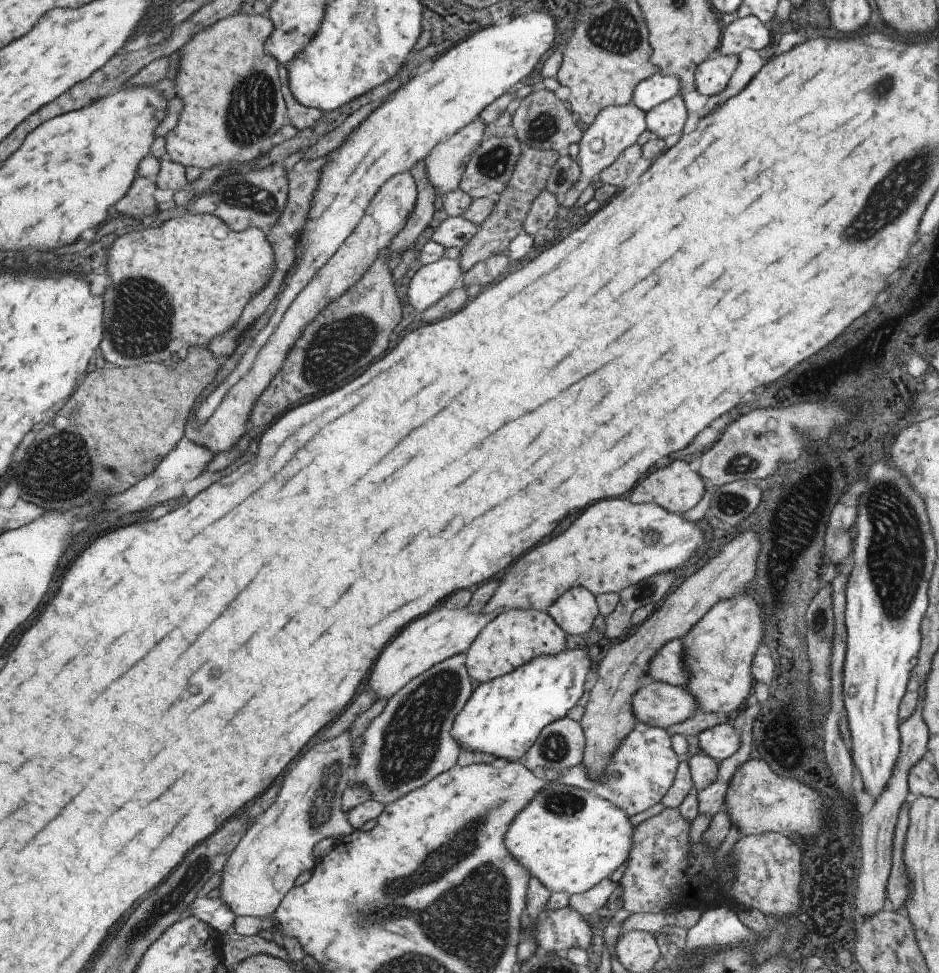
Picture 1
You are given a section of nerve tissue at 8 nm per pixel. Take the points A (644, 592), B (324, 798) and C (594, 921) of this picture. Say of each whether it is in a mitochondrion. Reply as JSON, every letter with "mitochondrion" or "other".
{"A":"mitochondrion","B":"mitochondrion","C":"other"}

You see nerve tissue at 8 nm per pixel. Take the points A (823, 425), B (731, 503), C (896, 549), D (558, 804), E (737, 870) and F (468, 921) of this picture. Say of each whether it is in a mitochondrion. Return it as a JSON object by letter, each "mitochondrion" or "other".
{"A":"mitochondrion","B":"mitochondrion","C":"mitochondrion","D":"mitochondrion","E":"other","F":"mitochondrion"}

